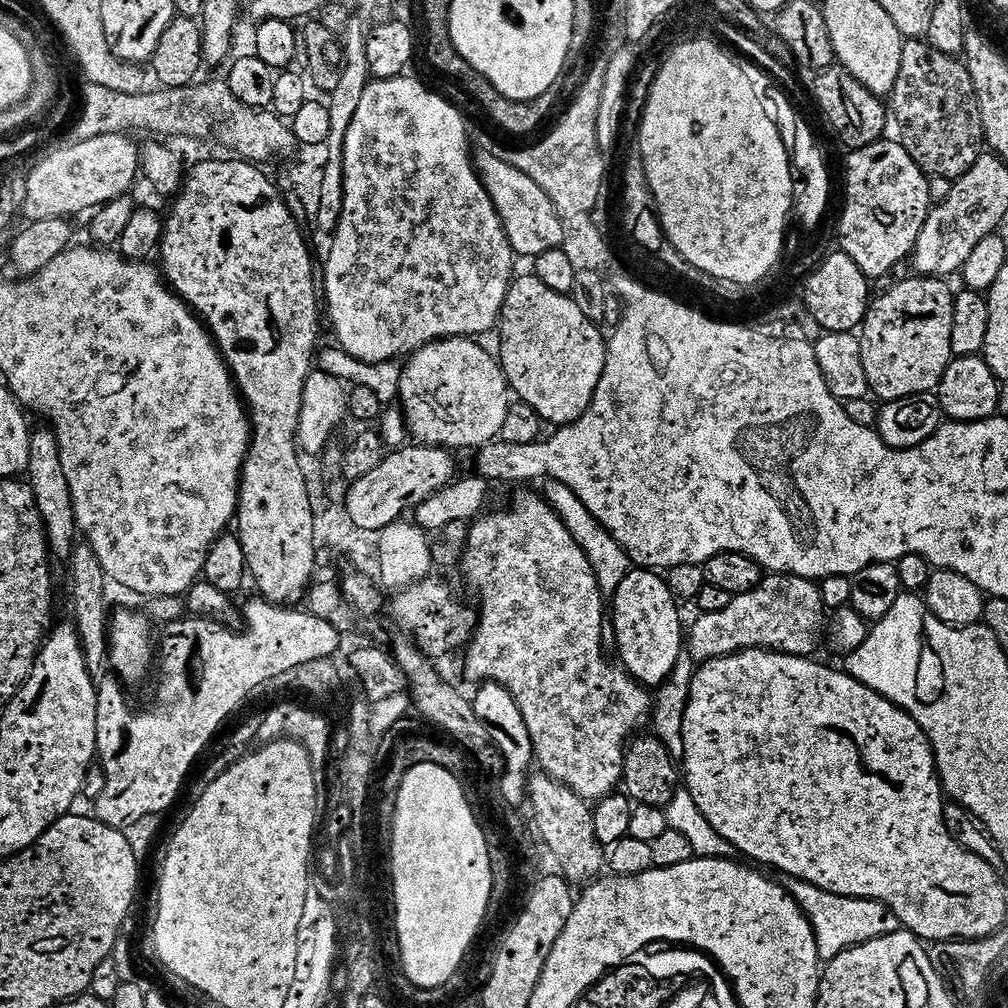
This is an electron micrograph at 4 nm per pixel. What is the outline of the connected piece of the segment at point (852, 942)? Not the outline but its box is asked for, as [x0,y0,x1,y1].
[790,882,901,961]

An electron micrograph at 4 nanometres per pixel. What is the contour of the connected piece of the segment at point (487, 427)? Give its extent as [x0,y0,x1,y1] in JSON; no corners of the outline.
[398,336,510,450]

